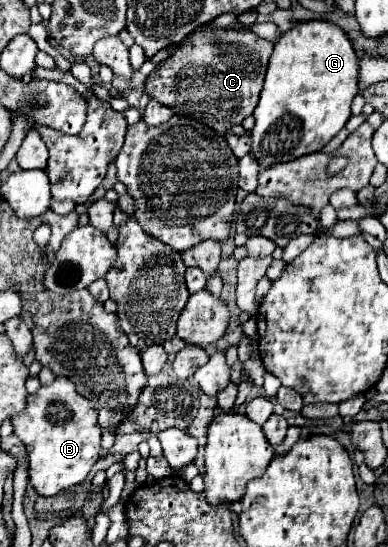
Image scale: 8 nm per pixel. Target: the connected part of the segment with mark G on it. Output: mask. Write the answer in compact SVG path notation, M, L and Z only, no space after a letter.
M323 19L297 21L289 31L285 31L275 43L275 51L269 59L261 99L253 113L255 127L251 131L251 139L253 139L251 155L259 161L261 169L321 151L343 129L343 125L351 117L351 101L359 93L357 73L359 73L357 53L345 31L335 23Z

